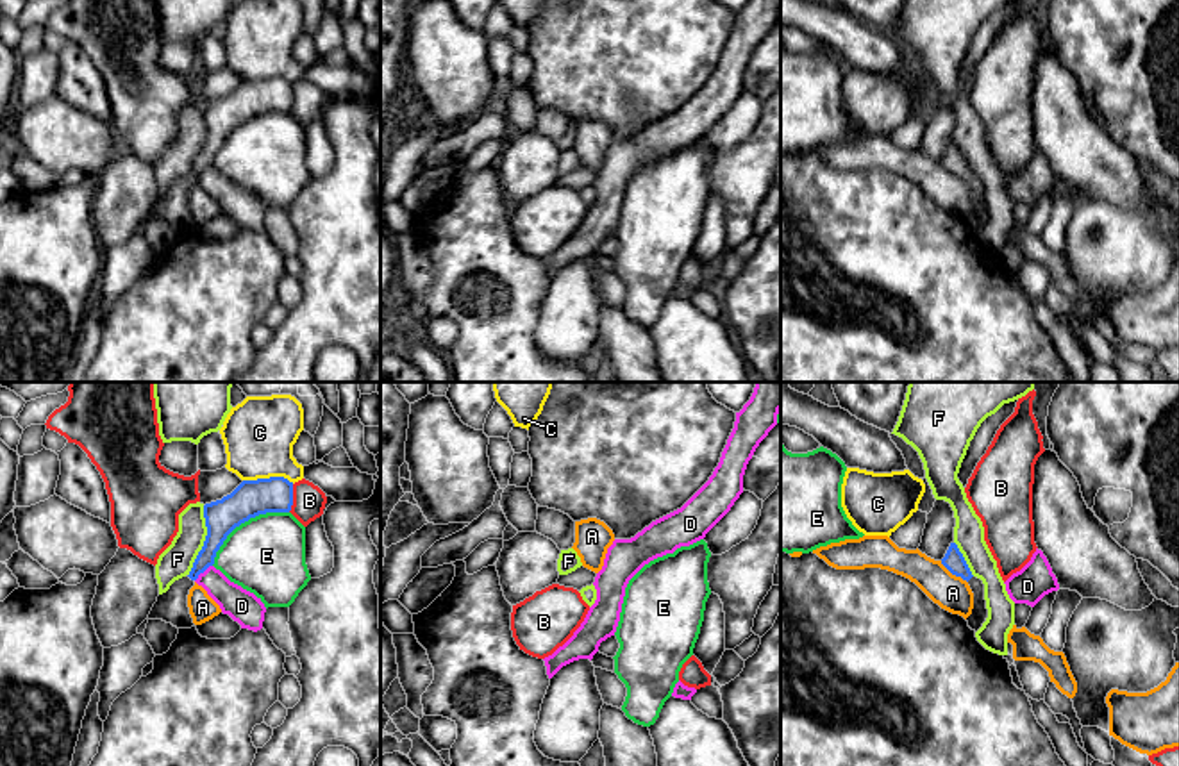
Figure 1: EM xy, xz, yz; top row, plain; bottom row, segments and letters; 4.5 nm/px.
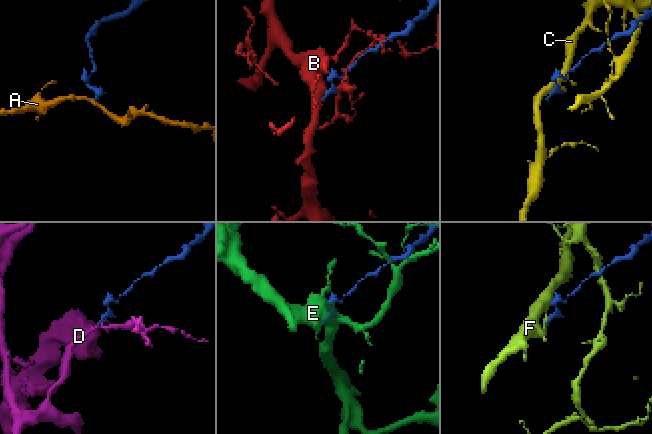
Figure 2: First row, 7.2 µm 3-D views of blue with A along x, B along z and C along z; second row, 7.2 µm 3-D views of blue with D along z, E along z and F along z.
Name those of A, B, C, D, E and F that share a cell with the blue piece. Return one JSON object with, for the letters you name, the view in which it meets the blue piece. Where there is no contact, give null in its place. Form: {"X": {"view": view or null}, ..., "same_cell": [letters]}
{"same_cell": []}

